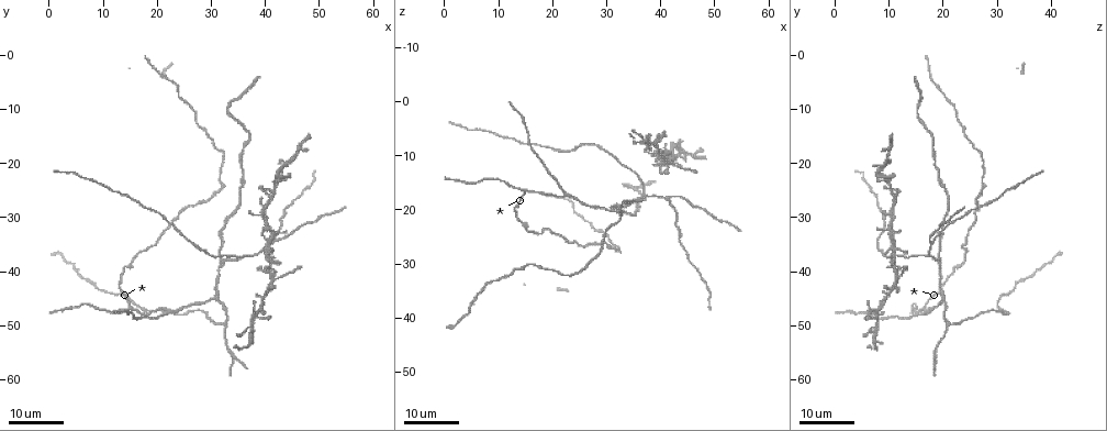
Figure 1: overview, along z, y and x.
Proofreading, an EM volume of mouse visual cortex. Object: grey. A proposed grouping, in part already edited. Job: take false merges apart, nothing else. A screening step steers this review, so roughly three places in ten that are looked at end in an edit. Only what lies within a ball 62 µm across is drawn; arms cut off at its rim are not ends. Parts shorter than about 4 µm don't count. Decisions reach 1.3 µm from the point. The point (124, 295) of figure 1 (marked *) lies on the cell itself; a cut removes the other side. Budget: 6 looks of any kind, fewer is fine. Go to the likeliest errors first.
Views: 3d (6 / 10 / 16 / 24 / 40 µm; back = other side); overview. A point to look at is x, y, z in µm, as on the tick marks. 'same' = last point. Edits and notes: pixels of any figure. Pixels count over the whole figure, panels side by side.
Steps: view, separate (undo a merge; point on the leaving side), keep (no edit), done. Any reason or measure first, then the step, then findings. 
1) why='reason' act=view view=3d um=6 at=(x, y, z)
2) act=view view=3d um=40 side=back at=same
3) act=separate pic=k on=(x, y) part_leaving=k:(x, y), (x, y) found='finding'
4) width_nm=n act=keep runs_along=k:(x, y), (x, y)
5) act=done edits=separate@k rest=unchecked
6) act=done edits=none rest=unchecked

why='three-way junction' act=view view=3d um=24 at=(41.5, 34.5, 18.0)

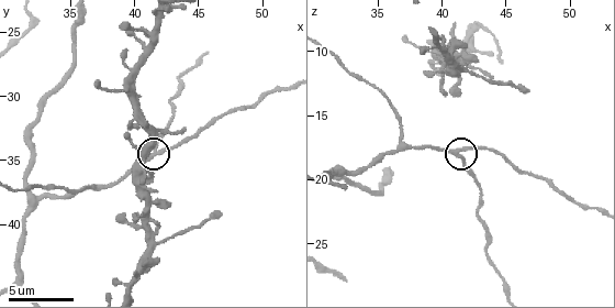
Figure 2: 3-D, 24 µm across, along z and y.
why='closer look' act=view view=3d um=10 at=same

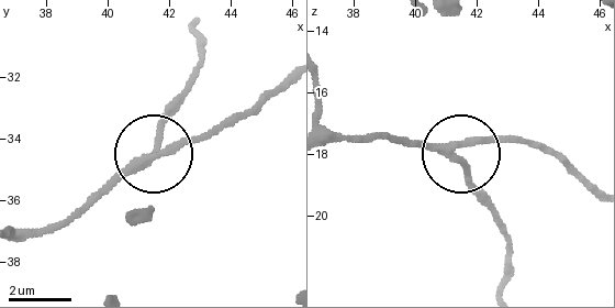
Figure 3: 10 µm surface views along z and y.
act=keep runs_along=3:(22, 233), (62, 228), (164, 149), (224, 130) found='all the same cell'

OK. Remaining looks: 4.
why='arms part here' act=view view=3d um=10 at=(41.8, 41.4, 11.4)

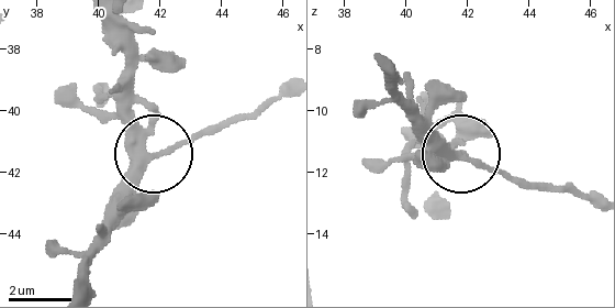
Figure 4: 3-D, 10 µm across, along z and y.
width_nm=300 act=separate pic=4 on=(197, 138) part_leaving=4:(157, 152), (257, 118), (289, 94) found='two cells meet here'

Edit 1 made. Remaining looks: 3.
act=view view=overview

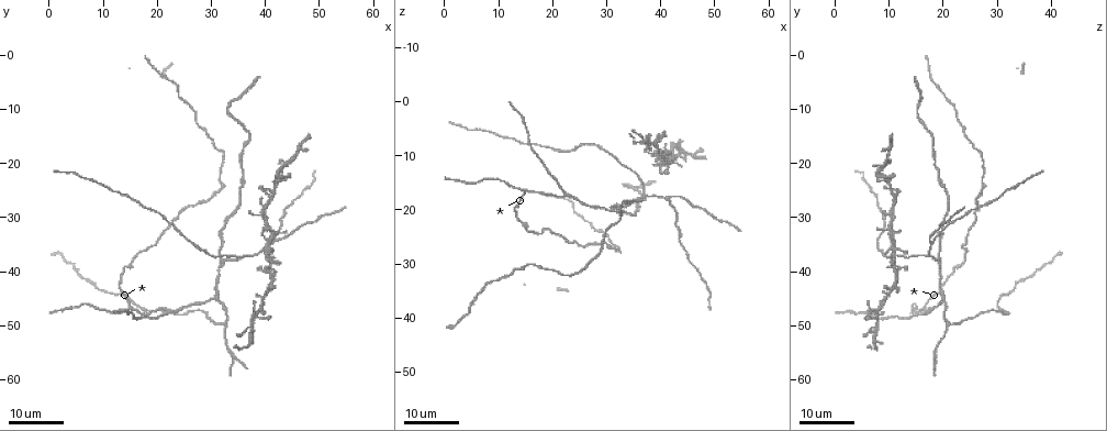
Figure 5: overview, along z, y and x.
why='three arms meet' act=view view=3d um=24 at=(32.5, 50.0, 21.5)

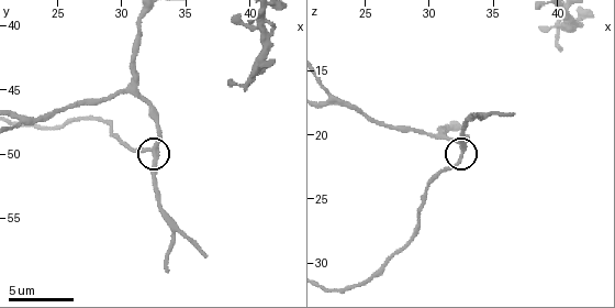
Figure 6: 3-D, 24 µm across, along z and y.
act=view view=3d um=6 at=(32.8, 50.0, 21.2)

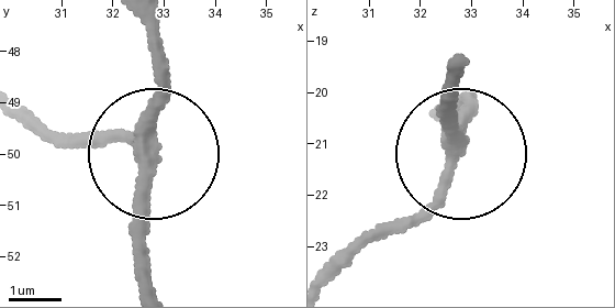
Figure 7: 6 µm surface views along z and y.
width_nm=290 act=keep runs_along=7:(141, 24), (158, 77), (145, 287) found='continuous, no second cell'

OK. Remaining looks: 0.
act=done edits=separate@4 rest=unchecked

